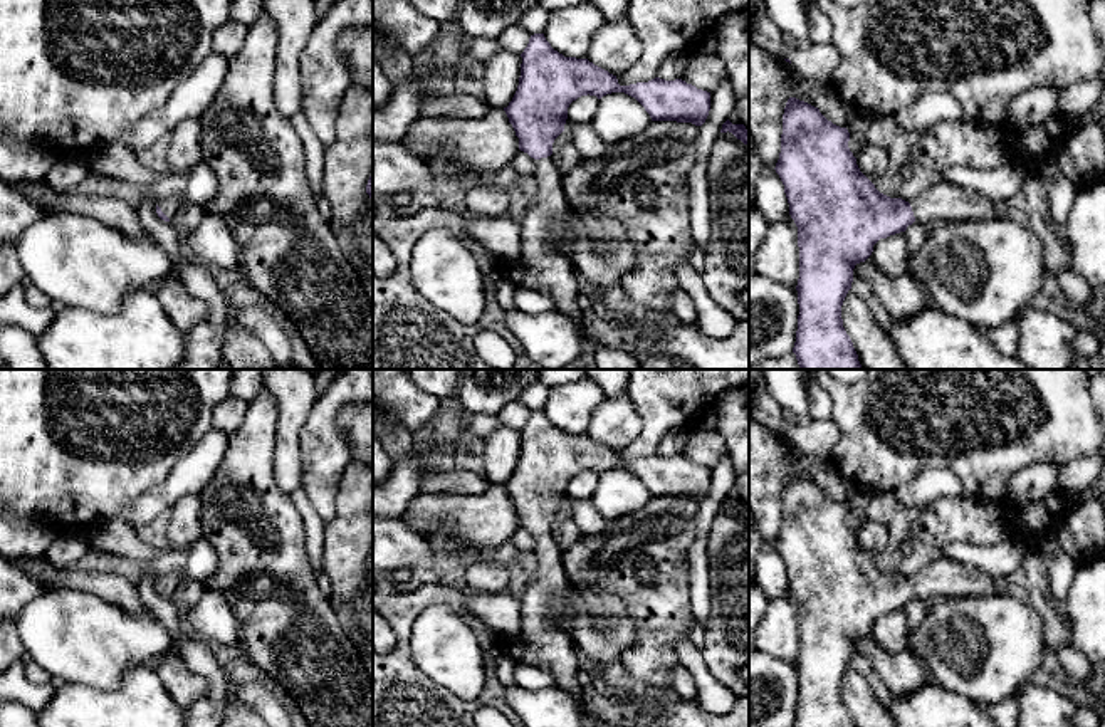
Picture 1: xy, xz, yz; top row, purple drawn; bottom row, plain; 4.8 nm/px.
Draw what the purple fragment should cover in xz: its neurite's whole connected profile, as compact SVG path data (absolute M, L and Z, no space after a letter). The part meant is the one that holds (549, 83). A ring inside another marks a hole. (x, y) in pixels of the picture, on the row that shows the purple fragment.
M544 34L531 35L521 57L519 86L504 111L519 138L519 149L536 160L532 176L537 191L521 222L522 250L516 264L522 270L519 285L552 297L556 311L584 324L576 302L579 287L574 267L558 245L568 235L569 203L551 156L554 139L564 131L569 104L588 94L601 99L625 92L645 107L652 121L702 126L710 111L710 92L682 79L660 77L620 86L616 76L588 59L564 57L554 50Z

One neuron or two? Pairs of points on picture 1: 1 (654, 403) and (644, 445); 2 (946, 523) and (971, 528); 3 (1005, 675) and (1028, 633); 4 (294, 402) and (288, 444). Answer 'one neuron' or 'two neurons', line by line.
1: one neuron
2: one neuron
3: one neuron
4: one neuron

